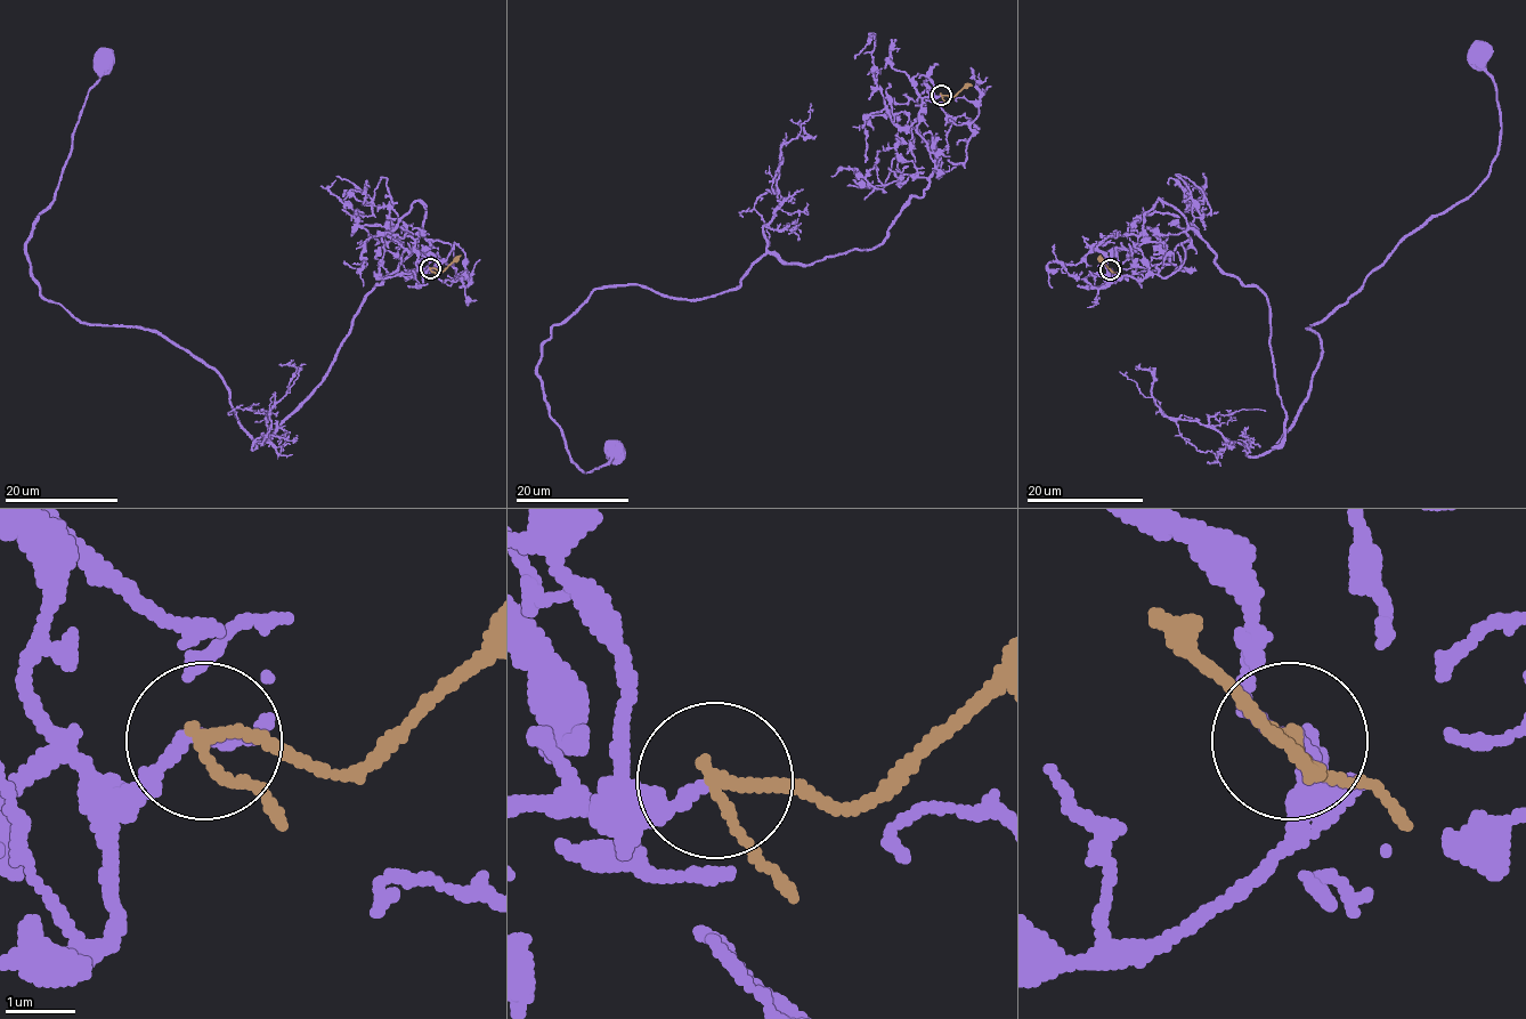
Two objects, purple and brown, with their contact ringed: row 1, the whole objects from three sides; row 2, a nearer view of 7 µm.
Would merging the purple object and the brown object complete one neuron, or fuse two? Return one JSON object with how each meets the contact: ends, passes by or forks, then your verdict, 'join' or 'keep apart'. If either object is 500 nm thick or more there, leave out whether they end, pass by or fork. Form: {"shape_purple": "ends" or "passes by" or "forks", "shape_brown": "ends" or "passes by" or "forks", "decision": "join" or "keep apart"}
{"shape_purple": "ends", "shape_brown": "passes by", "decision": "keep apart"}

